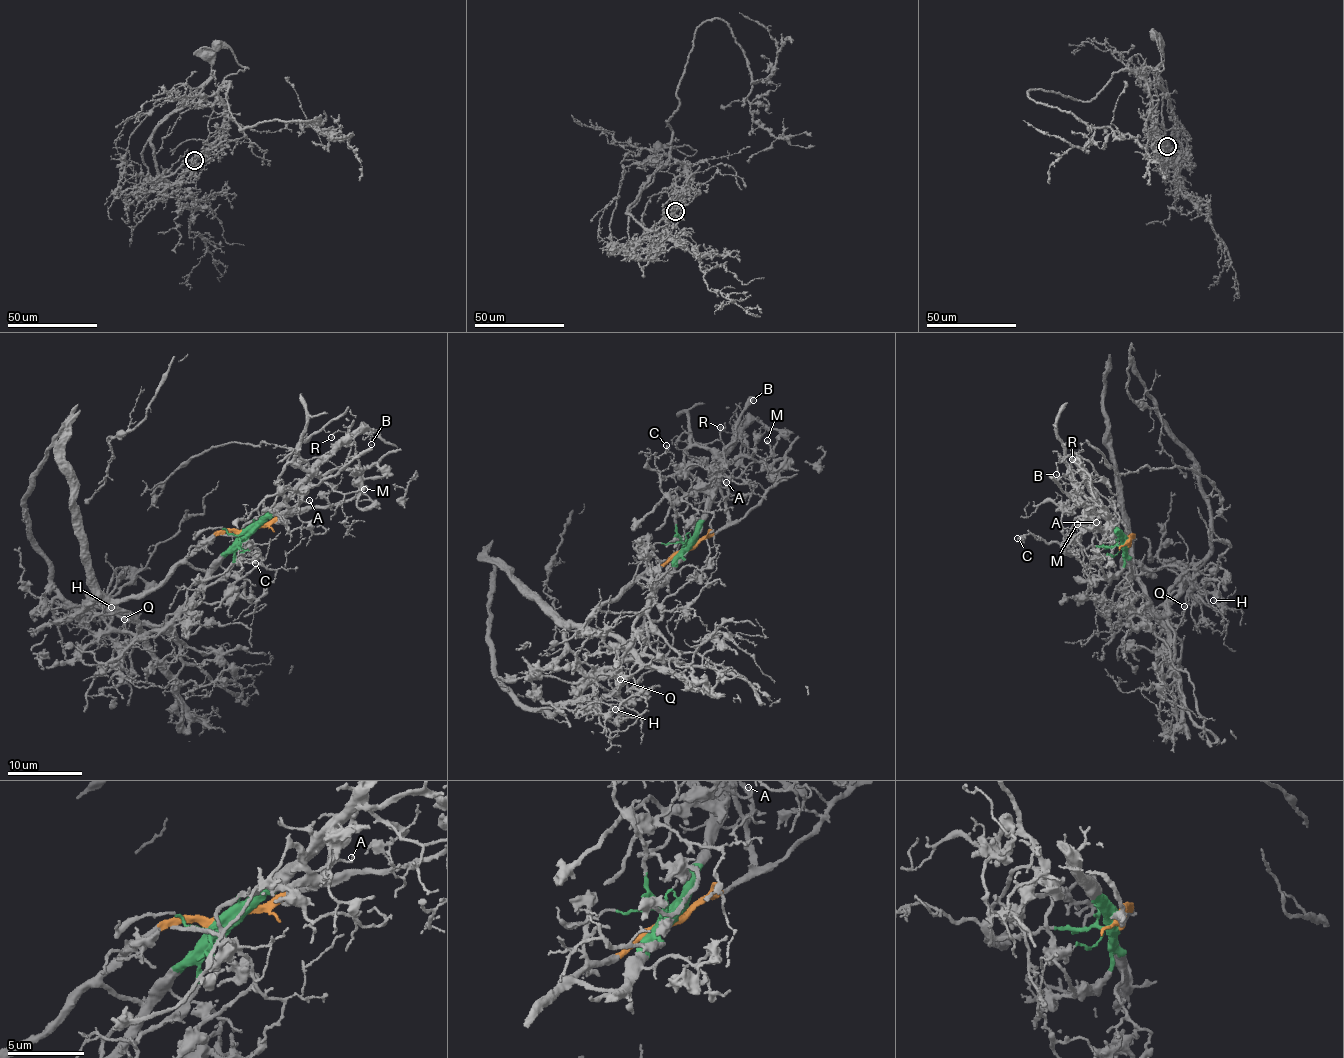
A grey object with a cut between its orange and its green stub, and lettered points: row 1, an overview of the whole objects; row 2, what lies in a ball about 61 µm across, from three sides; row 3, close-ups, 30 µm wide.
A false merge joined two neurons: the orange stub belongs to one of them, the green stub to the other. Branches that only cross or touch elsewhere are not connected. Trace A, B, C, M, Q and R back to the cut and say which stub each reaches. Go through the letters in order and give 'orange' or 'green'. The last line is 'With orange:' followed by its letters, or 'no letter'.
A: orange
B: orange
C: green
M: green
Q: orange
R: green
With orange: A, B, Q

